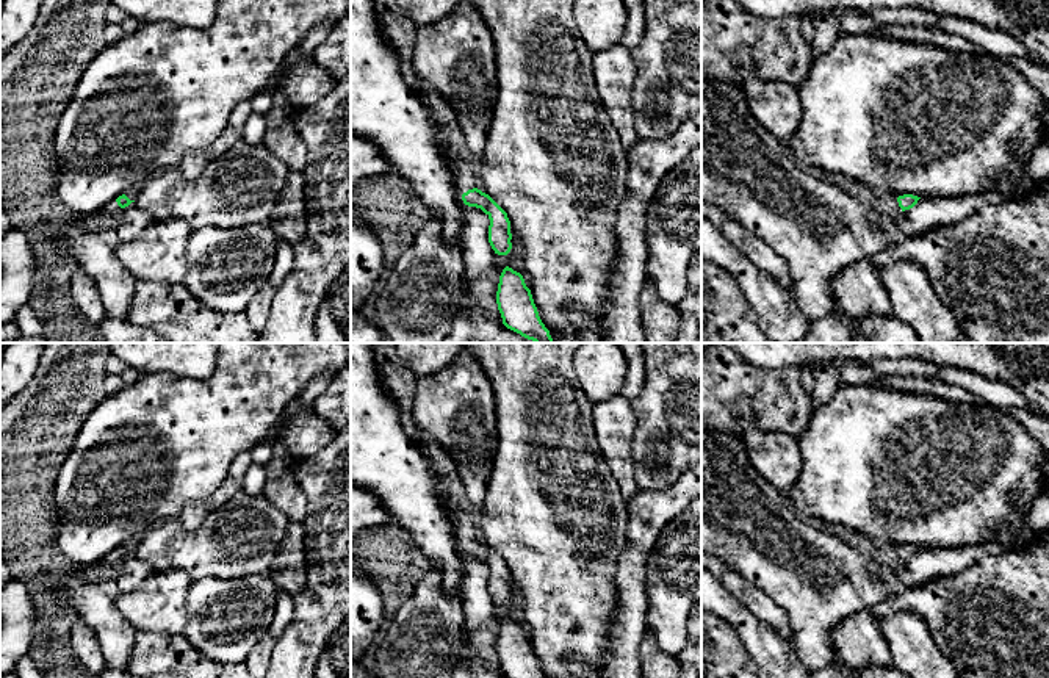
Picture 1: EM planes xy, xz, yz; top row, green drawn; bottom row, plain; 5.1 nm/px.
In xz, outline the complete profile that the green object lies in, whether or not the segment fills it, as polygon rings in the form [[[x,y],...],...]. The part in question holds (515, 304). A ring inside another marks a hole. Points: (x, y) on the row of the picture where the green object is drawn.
[[[509,266],[499,276],[496,304],[507,329],[534,343],[553,343],[523,276]]]

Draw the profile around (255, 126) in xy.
[[[252,113],[244,124],[243,139],[249,144],[263,144],[265,133],[266,133],[265,116]]]

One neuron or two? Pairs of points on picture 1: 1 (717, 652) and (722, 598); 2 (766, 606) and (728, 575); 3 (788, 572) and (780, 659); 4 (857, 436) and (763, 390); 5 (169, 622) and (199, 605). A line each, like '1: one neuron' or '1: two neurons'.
1: two neurons
2: one neuron
3: two neurons
4: two neurons
5: two neurons

